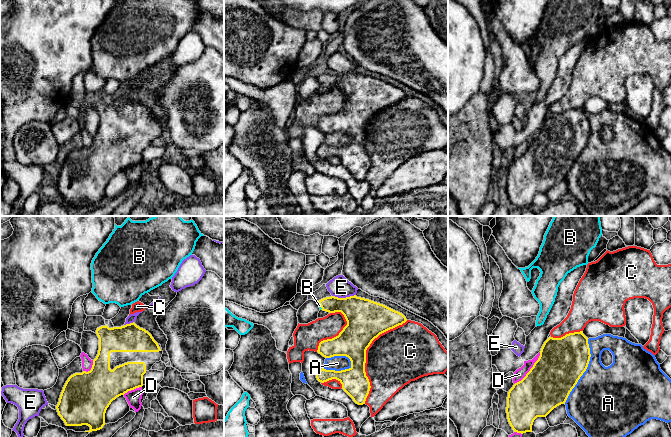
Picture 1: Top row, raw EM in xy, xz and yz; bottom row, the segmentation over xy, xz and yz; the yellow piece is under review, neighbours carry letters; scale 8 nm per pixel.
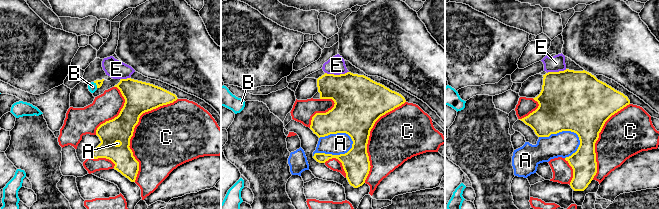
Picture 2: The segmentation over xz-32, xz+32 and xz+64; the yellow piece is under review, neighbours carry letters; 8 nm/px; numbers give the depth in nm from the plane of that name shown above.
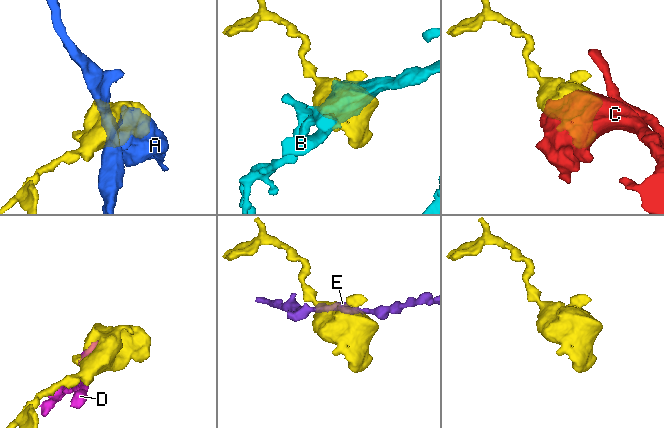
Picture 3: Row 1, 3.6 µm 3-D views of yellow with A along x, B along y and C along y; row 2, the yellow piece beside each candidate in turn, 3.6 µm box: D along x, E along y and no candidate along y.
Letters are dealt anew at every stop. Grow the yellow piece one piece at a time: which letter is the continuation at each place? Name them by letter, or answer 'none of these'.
B

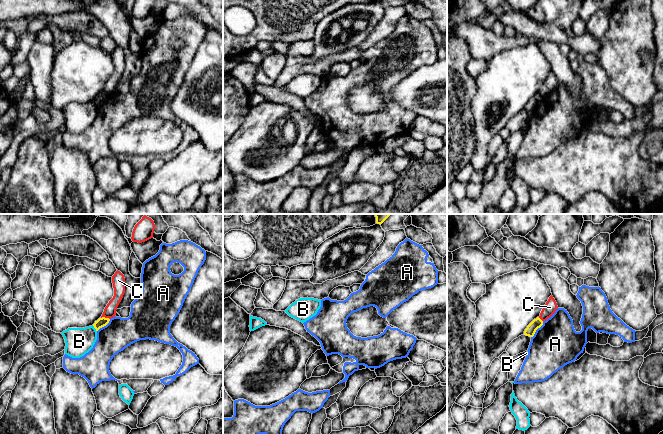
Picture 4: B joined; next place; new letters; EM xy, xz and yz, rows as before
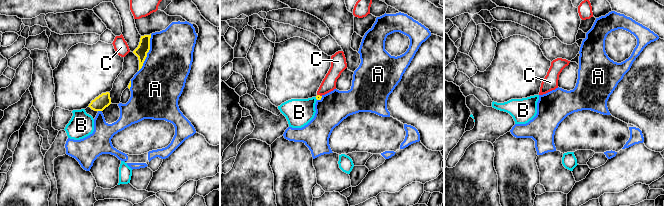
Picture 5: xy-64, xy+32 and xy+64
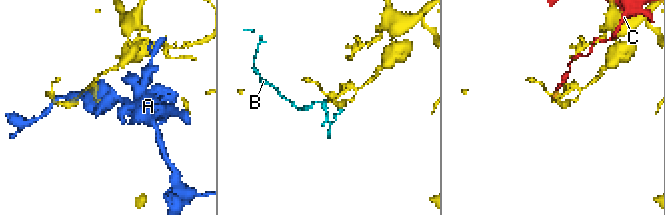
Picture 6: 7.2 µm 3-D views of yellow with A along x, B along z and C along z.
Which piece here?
none of these

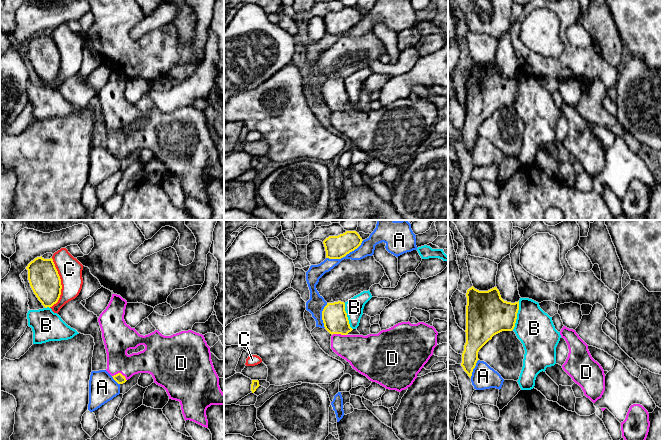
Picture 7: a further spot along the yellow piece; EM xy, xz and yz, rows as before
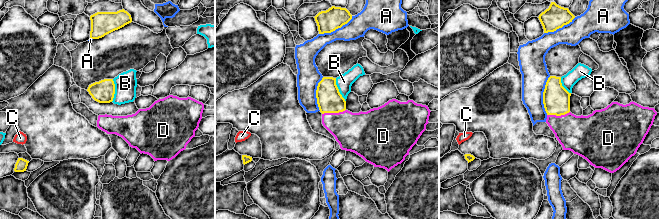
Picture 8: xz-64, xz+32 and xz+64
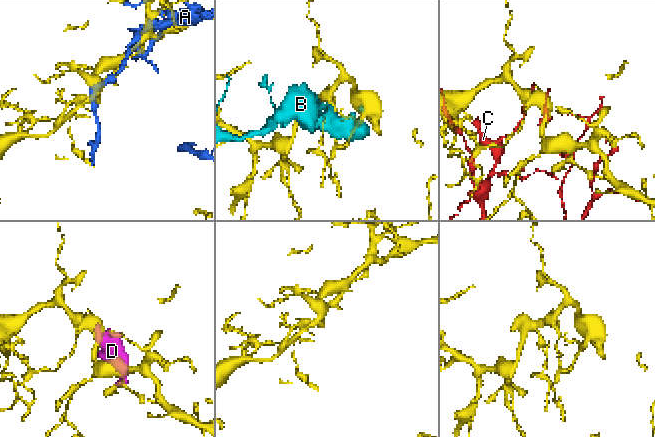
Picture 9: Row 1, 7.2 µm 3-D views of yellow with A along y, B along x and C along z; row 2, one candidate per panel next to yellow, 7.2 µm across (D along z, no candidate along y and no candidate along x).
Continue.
D

